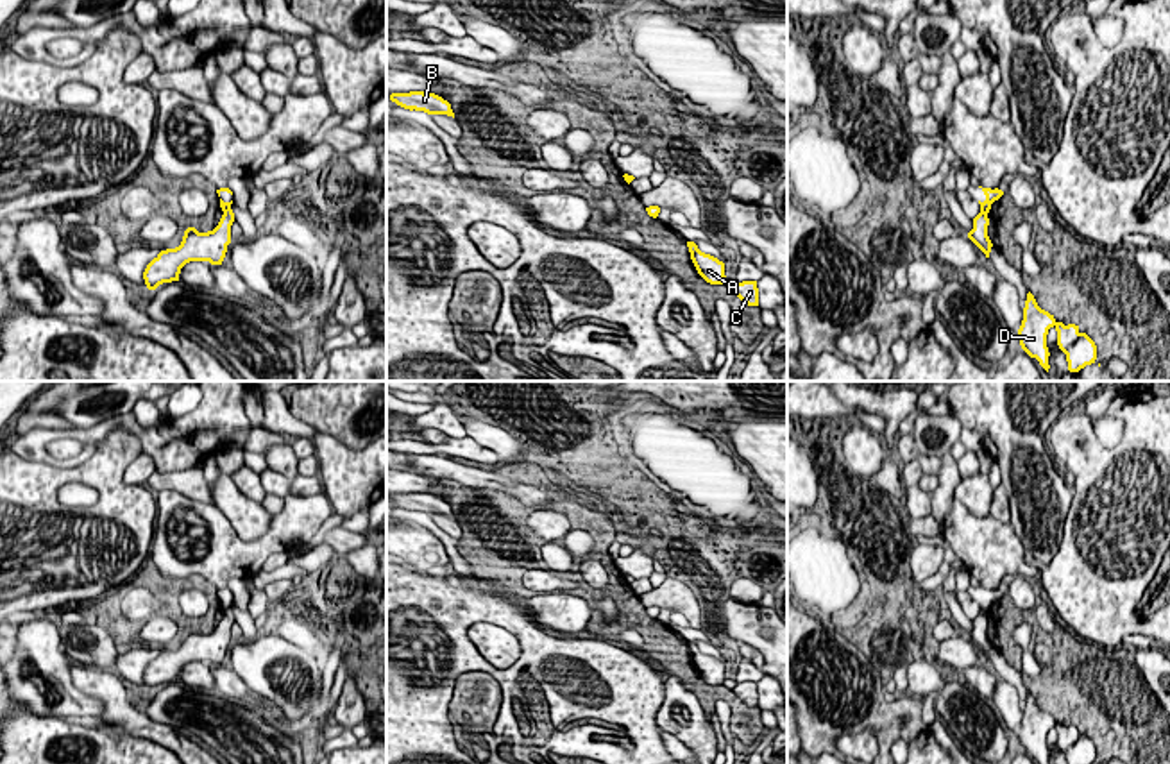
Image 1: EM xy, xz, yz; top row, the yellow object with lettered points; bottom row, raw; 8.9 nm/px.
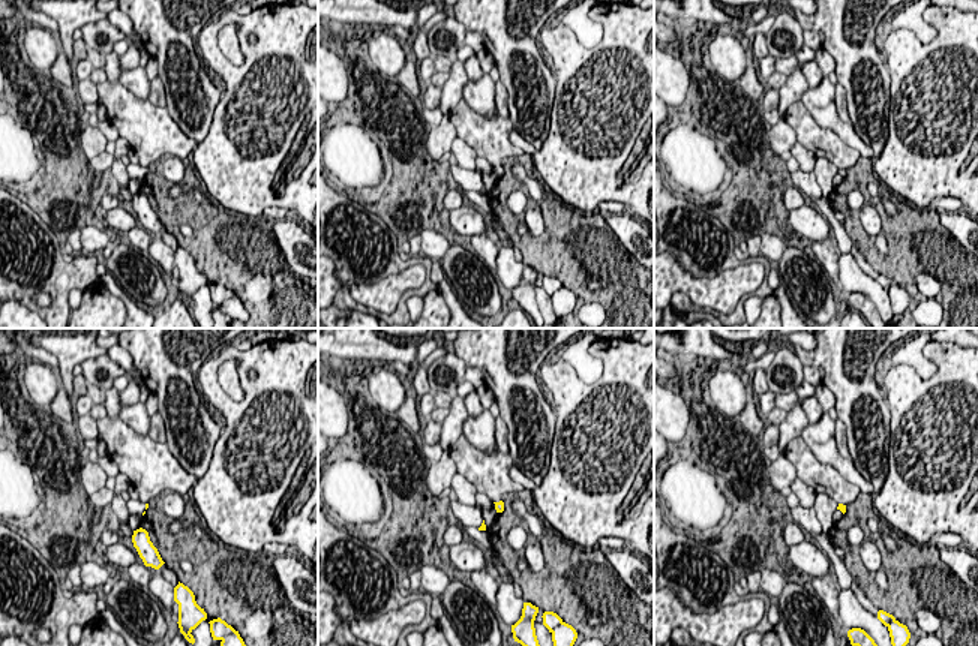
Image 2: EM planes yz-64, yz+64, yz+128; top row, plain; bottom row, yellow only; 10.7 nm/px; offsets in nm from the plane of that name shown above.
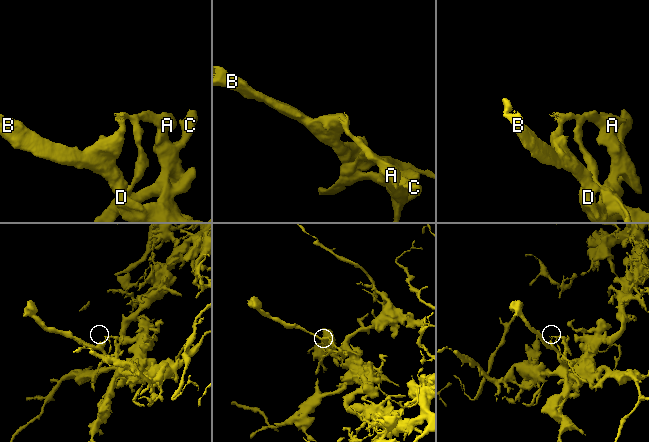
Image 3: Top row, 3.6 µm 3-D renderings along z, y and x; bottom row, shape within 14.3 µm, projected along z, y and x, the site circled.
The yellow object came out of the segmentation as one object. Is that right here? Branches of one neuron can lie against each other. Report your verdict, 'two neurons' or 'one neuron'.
two neurons

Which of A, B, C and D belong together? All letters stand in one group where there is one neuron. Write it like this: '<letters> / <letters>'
A / B C D

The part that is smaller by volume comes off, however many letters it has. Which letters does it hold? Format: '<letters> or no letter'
A

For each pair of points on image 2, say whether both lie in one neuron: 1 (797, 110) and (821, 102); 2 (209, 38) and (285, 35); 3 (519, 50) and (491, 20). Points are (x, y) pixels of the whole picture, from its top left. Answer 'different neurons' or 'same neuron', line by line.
1: different neurons
2: same neuron
3: same neuron

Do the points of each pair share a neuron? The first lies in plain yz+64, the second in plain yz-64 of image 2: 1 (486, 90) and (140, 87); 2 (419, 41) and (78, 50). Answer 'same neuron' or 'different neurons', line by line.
1: same neuron
2: same neuron

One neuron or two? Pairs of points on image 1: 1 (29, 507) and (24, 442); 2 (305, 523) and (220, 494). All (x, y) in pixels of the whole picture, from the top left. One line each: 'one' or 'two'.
1: two
2: two

